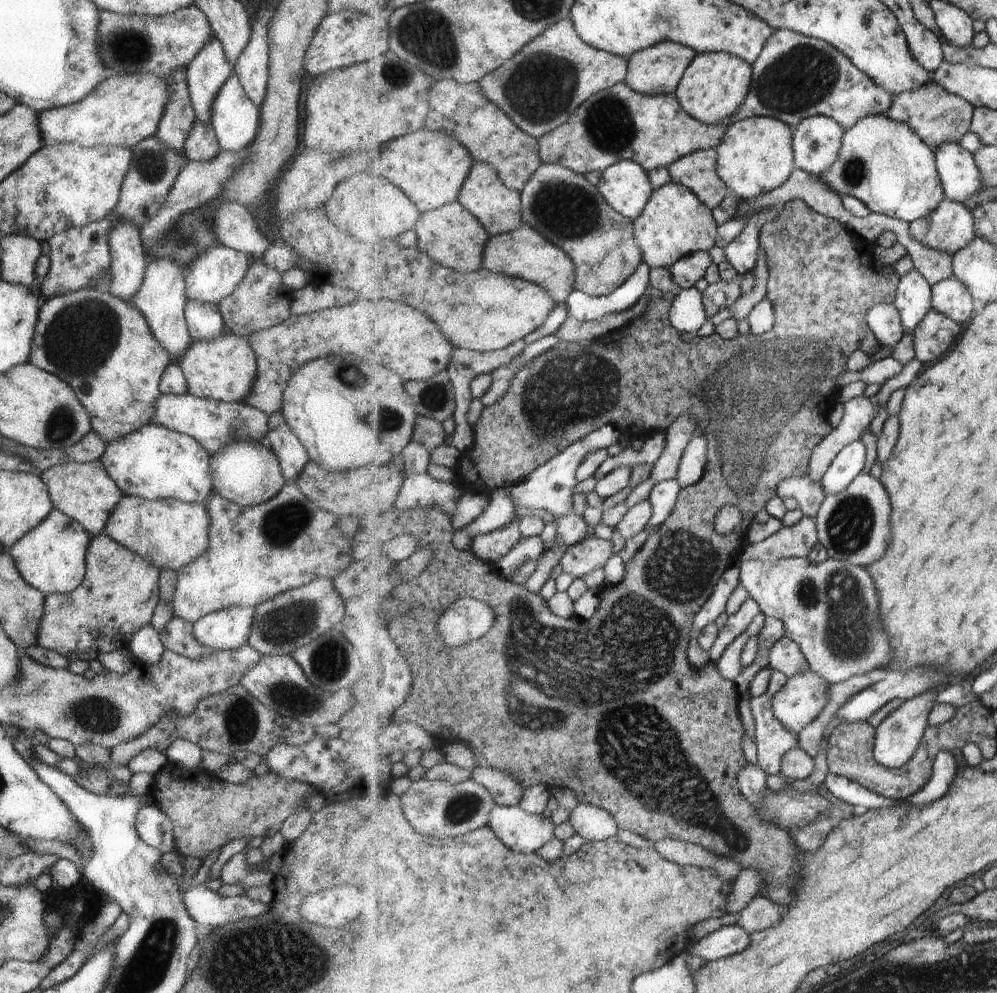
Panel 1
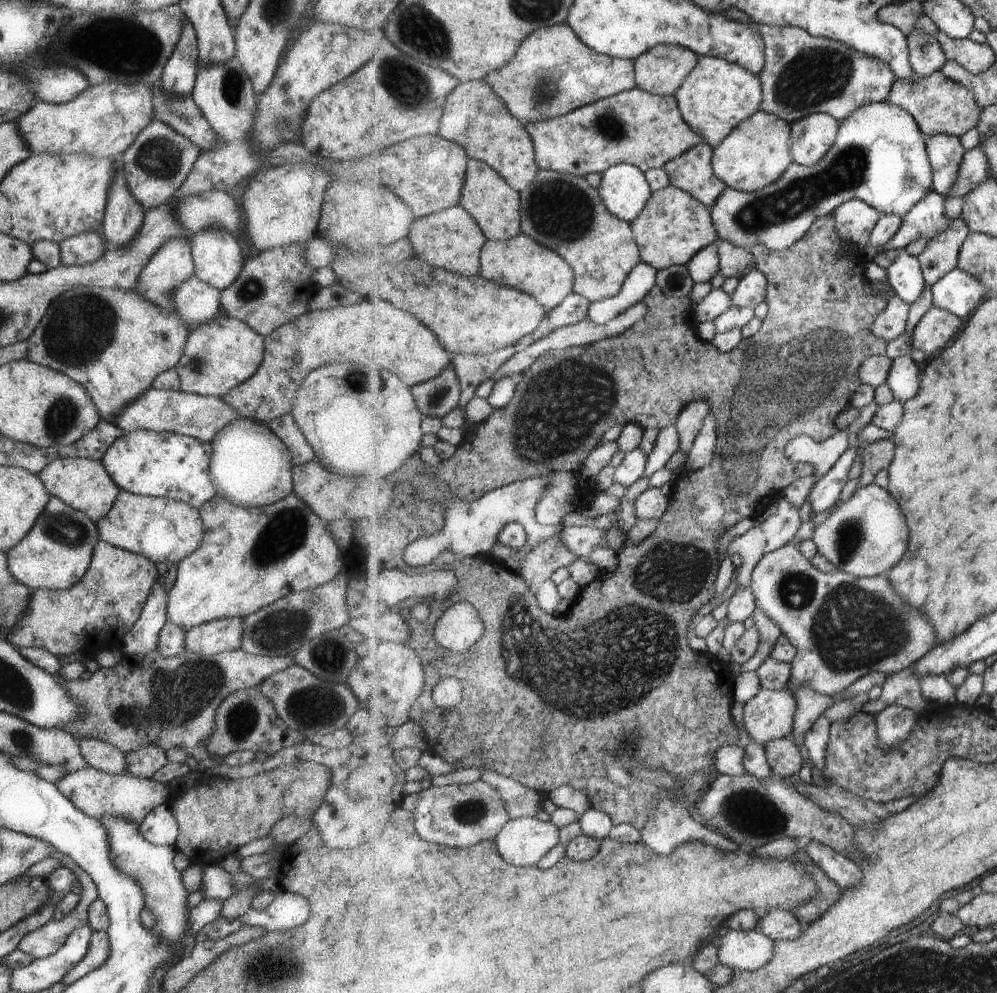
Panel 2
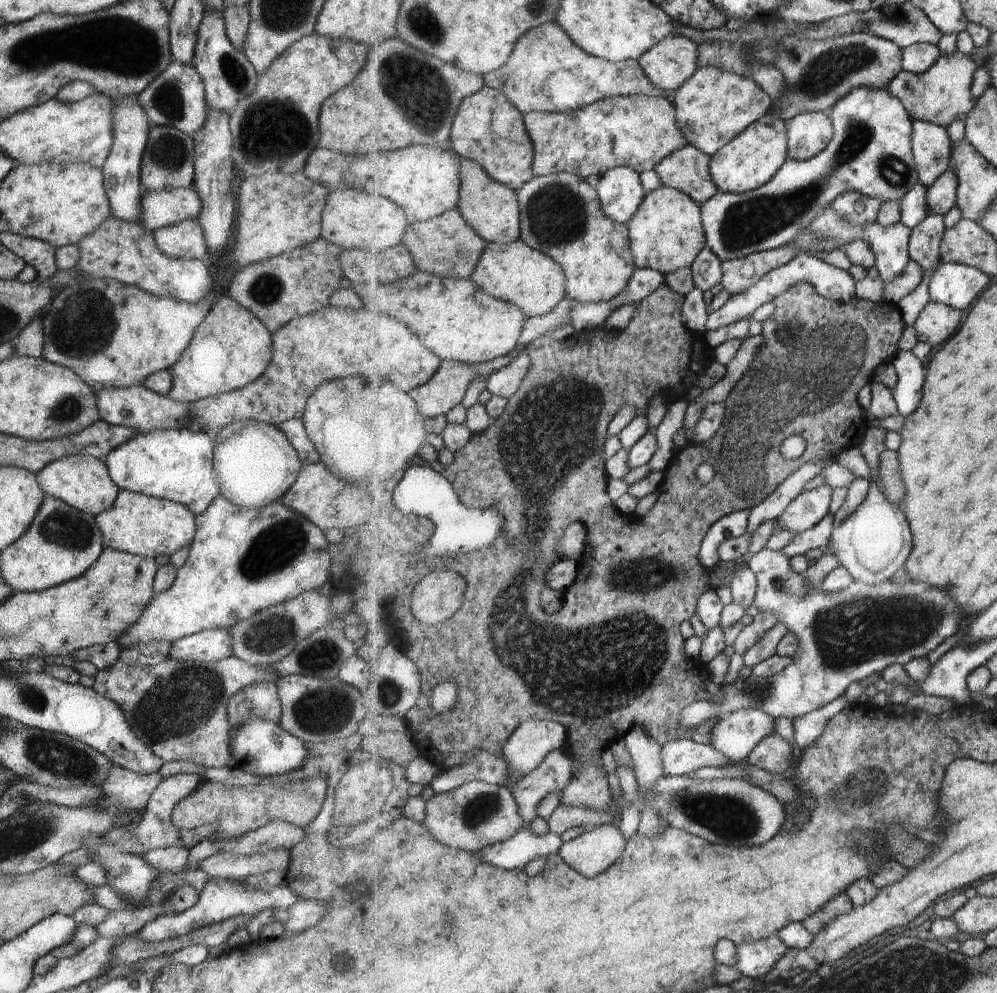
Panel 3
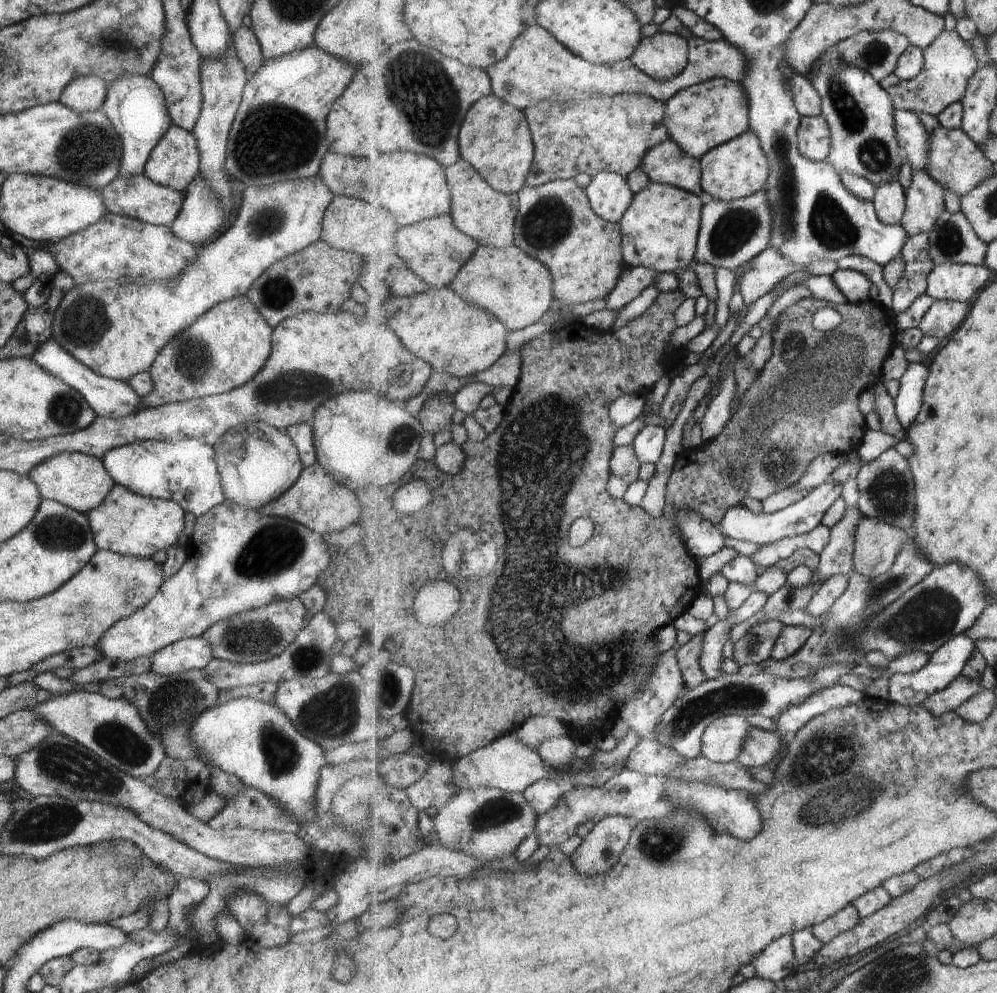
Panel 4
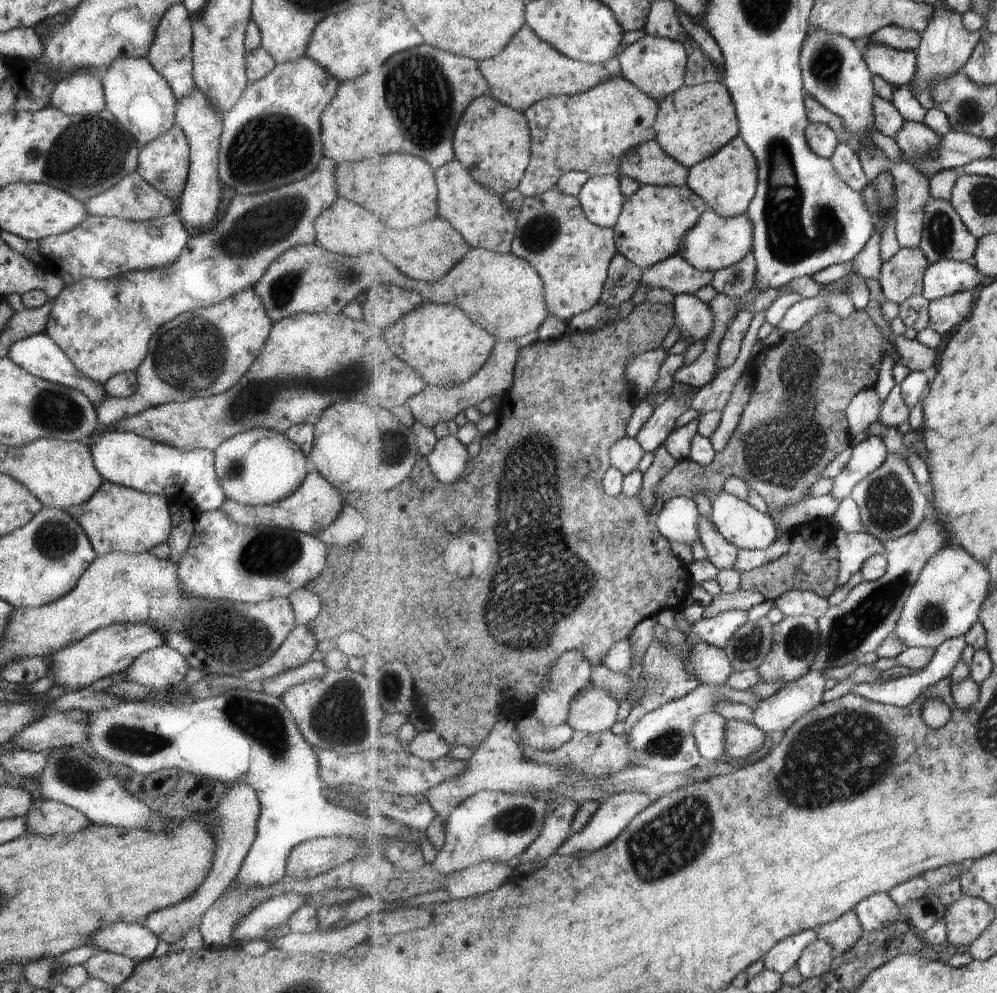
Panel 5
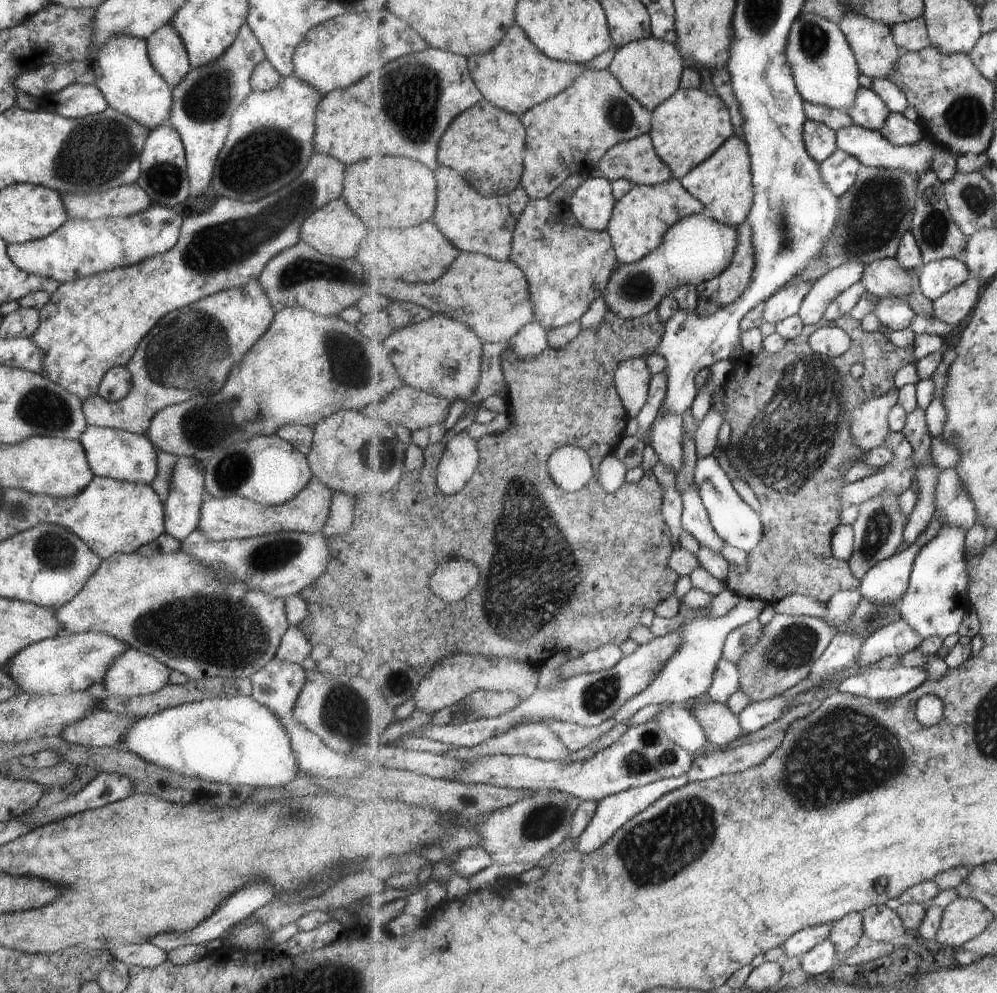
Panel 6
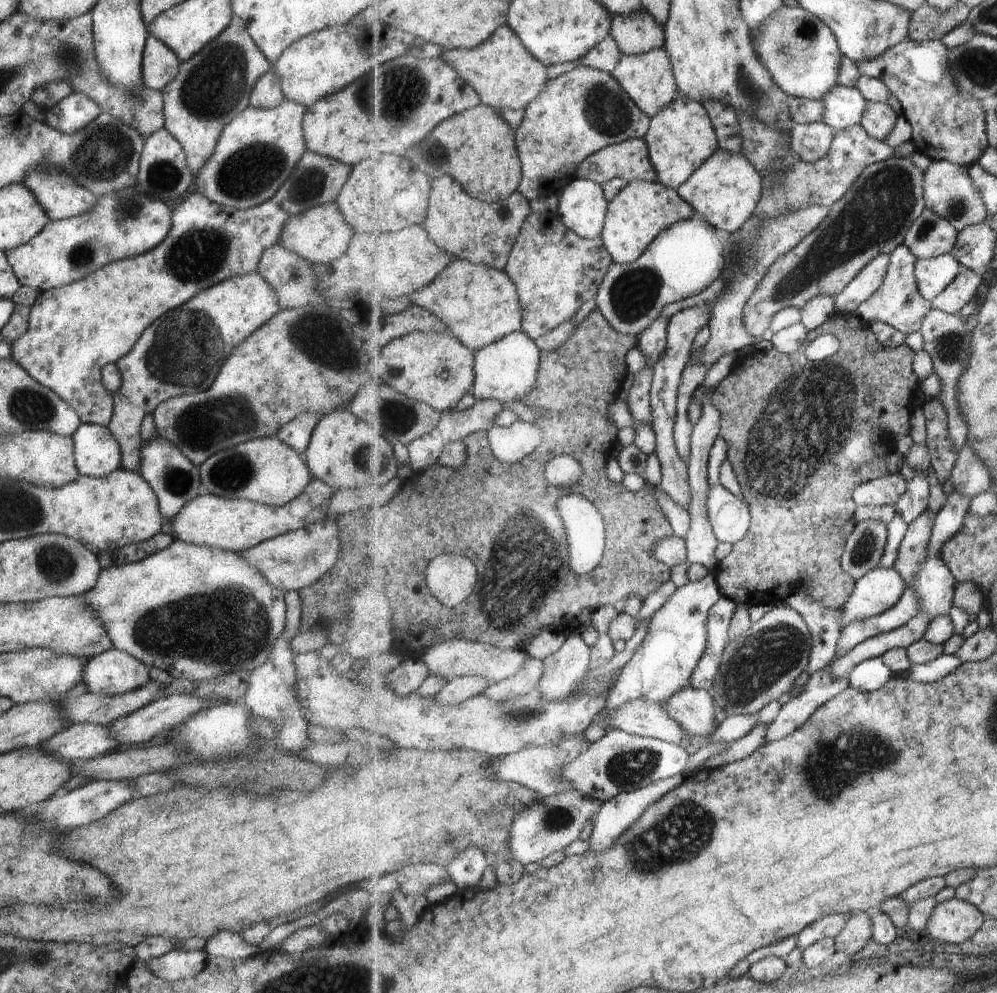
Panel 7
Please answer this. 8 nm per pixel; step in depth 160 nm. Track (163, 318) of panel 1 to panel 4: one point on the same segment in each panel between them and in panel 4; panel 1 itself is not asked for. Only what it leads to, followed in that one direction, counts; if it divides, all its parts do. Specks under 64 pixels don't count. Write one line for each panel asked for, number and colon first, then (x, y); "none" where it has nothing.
2: (170, 265)
3: (185, 240)
4: (200, 214)

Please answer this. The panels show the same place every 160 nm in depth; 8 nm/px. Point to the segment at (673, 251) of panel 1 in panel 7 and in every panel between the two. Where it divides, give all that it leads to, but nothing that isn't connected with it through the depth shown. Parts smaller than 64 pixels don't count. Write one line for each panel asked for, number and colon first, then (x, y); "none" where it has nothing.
2: (674, 226)
3: (667, 234)
4: (661, 229)
5: (653, 221)
6: (640, 220)
7: (642, 210)

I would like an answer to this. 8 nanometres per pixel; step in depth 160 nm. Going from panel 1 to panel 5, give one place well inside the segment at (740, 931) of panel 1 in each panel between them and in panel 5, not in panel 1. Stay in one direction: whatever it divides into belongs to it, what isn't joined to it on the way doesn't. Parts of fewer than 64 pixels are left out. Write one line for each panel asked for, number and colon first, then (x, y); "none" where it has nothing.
2: (741, 951)
3: (757, 959)
4: (779, 960)
5: (786, 954)

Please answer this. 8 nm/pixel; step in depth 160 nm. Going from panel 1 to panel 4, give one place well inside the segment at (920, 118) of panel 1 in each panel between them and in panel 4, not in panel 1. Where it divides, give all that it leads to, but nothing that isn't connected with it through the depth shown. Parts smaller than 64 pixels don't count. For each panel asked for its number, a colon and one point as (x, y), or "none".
2: (939, 105)
3: (942, 95)
4: (950, 62)

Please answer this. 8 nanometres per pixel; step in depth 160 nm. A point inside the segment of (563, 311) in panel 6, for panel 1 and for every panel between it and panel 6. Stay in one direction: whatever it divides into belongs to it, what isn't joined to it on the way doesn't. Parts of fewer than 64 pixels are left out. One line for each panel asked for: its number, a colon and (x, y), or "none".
1: (563, 205)
2: (563, 211)
3: (561, 215)
4: (556, 224)
5: (572, 255)

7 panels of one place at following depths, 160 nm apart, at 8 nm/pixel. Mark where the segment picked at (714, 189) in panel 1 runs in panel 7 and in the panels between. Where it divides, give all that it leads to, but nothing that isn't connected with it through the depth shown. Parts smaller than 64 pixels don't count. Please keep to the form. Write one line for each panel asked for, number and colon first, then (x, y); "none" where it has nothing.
2: (693, 172)
3: (688, 169)
4: (667, 163)
5: (649, 163)
6: (636, 160)
7: (631, 160)

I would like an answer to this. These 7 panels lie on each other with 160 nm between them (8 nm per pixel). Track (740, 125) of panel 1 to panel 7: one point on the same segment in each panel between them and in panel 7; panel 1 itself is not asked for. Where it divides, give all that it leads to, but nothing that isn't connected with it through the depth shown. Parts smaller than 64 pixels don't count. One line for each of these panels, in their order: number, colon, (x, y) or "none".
2: (758, 152)
3: (749, 162)
4: (738, 169)
5: (727, 181)
6: (723, 183)
7: (725, 191)

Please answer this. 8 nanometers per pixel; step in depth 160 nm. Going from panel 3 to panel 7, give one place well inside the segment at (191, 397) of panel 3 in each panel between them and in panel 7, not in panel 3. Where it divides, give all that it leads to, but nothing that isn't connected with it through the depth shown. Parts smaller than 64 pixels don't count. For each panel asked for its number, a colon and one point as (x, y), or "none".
4: (224, 347)
5: (202, 352)
6: (189, 351)
7: (181, 352)

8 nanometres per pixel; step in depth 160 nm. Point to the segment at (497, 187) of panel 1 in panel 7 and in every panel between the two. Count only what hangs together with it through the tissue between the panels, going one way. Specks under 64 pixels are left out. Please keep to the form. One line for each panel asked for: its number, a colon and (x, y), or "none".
2: (496, 206)
3: (491, 208)
4: (480, 211)
5: (487, 220)
6: (474, 223)
7: (484, 233)

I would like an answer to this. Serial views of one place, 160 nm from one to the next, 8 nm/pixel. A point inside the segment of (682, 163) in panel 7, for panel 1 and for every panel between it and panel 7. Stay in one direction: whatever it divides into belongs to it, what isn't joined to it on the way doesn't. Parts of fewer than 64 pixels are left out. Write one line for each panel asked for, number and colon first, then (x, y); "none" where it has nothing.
1: (717, 83)
2: (718, 95)
3: (715, 106)
4: (700, 118)
5: (694, 123)
6: (689, 128)

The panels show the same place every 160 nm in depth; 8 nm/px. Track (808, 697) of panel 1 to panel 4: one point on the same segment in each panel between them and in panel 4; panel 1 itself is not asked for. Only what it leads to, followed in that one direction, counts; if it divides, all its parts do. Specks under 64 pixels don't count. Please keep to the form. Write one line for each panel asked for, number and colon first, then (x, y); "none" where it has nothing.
2: (770, 715)
3: (735, 736)
4: (723, 739)

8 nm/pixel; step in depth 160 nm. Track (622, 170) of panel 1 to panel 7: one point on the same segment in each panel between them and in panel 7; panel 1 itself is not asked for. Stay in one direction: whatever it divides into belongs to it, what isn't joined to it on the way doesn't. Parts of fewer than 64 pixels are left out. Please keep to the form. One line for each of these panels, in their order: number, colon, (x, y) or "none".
2: (625, 190)
3: (621, 192)
4: (610, 194)
5: (602, 199)
6: (593, 202)
7: (583, 207)

